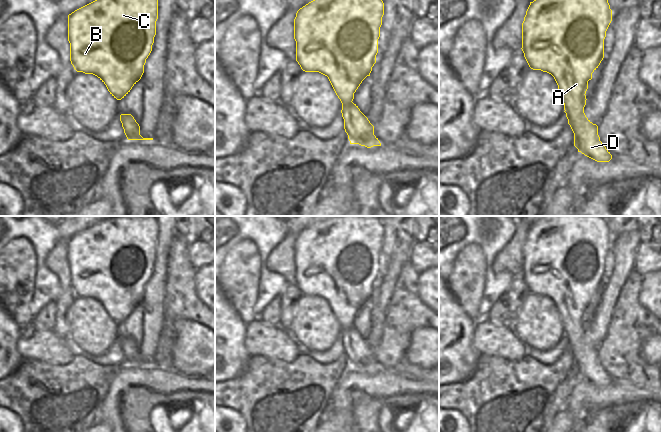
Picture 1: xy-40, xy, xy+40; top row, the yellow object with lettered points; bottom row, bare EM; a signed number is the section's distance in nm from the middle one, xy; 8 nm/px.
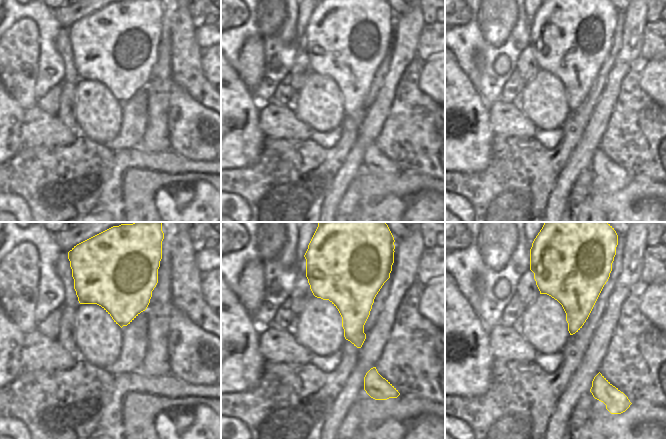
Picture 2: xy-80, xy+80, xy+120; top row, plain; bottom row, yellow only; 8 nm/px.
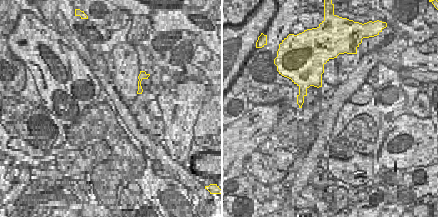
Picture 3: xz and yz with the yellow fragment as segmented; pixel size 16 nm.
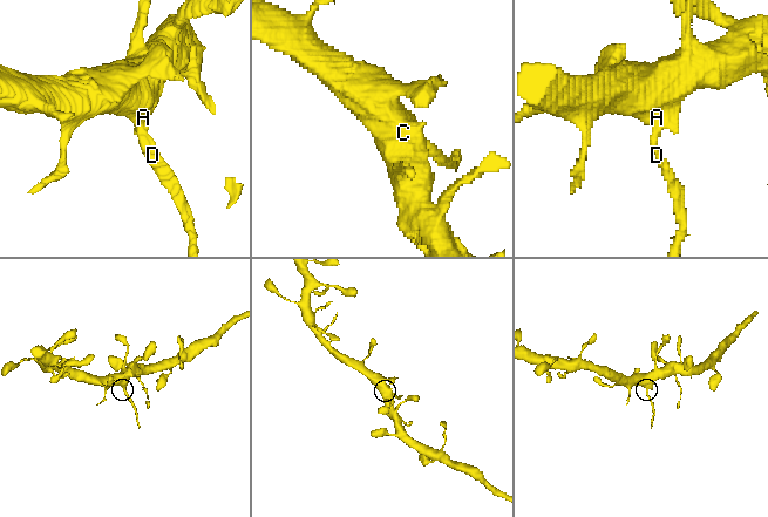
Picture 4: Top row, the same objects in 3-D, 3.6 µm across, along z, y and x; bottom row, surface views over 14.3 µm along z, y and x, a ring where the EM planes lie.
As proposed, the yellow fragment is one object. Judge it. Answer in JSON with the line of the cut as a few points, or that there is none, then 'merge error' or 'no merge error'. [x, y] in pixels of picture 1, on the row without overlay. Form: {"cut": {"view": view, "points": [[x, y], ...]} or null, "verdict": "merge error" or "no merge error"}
{"cut": {"view": "xy+40", "points": [[585, 319], [582, 325], [574, 325], [565, 334]]}, "verdict": "merge error"}

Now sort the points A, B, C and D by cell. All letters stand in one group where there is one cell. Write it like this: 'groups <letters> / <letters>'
groups A B C / D

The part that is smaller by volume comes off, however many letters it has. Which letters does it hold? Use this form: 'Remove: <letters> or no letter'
Remove: D

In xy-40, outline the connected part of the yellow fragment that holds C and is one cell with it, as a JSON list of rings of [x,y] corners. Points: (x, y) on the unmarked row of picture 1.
[[[116,216],[103,220],[68,239],[68,265],[70,267],[70,285],[77,296],[93,298],[97,300],[107,311],[110,318],[117,324],[124,322],[132,311],[141,303],[144,297],[146,283],[152,275],[154,261],[156,259],[156,245],[158,243],[158,223],[156,218],[150,216]]]

